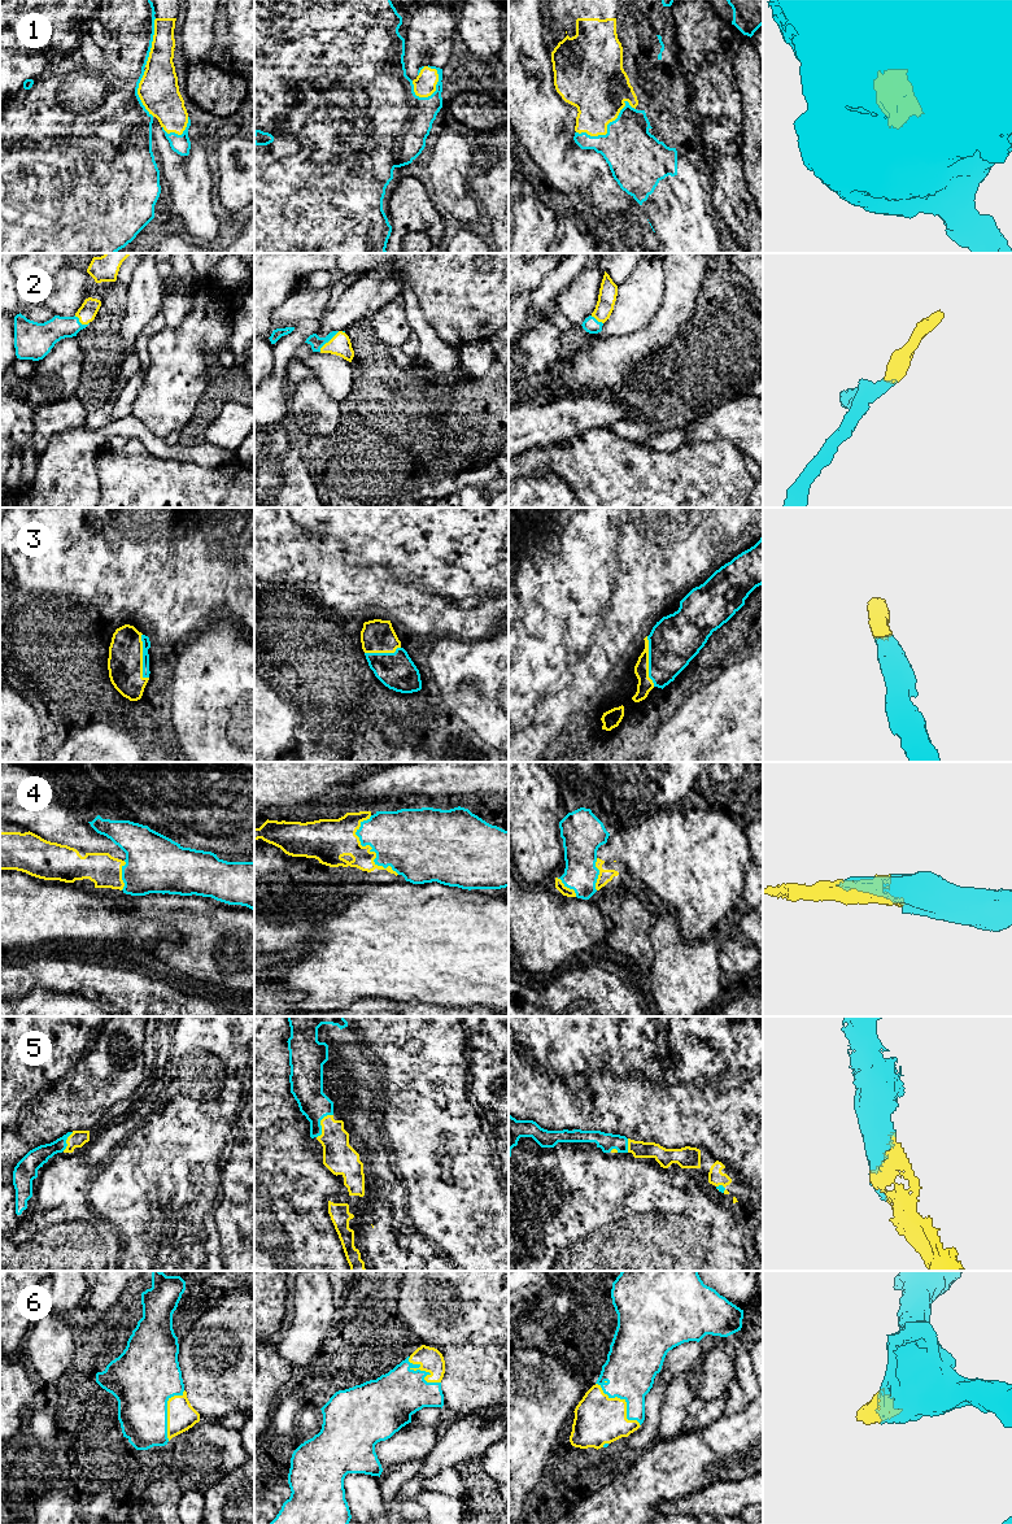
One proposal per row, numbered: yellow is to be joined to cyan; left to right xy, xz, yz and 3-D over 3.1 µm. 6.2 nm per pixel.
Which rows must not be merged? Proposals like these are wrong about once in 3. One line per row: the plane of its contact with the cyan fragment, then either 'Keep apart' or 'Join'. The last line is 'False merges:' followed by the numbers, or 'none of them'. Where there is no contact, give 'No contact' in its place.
1: Touches cyan in yz. Keep apart
2: Touches cyan in xz. Join
3: Touches cyan in yz. Join
4: Touches cyan in xz. Join
5: Touches cyan in xz. Join
6: Touches cyan in xz. Join
False merges: 1

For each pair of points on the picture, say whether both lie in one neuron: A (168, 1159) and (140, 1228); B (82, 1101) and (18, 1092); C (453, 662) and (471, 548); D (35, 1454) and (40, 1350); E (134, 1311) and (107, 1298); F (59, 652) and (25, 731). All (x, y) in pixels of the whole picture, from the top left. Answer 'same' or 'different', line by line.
A: same
B: same
C: different
D: different
E: different
F: same

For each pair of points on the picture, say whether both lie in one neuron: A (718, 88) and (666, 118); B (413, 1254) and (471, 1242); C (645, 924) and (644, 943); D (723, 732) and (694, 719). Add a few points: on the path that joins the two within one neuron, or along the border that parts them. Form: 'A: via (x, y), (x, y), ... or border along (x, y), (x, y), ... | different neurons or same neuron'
A: border along (684, 75), (689, 86), (689, 110), (699, 134) | different neurons
B: border along (418, 1228), (446, 1257) | different neurons
C: via (644, 928), (644, 939) | same neuron
D: border along (723, 700), (706, 702), (702, 740), (679, 739) | different neurons

